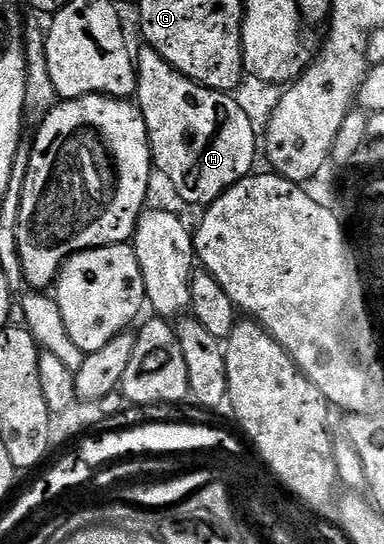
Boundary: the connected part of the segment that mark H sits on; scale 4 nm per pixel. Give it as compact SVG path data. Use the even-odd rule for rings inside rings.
M147 46L141 49L134 56L134 100L148 127L154 168L170 177L185 205L210 205L230 186L253 175L257 167L258 136L235 95L201 88L170 66L158 50Z

